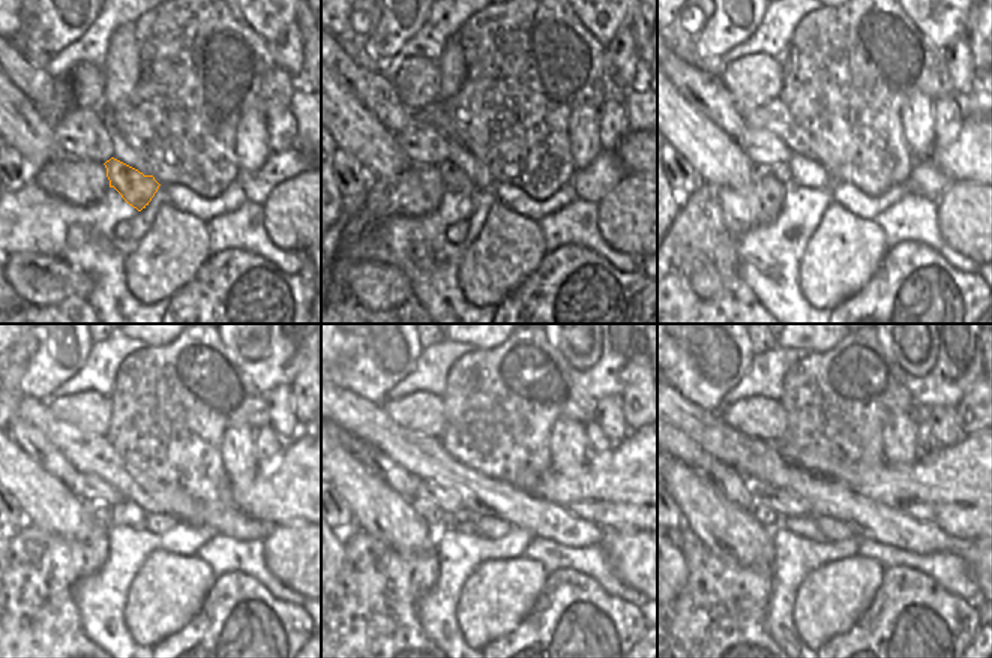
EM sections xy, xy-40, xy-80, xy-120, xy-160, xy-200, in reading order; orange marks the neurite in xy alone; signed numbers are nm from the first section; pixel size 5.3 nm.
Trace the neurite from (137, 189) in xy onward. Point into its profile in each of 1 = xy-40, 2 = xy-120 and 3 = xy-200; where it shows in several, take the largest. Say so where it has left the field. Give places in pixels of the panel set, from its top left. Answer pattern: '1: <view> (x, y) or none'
1: xy-40 (453, 177)
2: xy-120 (101, 513)
3: xy-200 (770, 519)

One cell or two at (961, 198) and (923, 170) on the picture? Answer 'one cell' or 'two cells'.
two cells

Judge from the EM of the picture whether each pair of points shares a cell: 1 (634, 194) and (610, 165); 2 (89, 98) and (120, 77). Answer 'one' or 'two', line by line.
1: two
2: two

